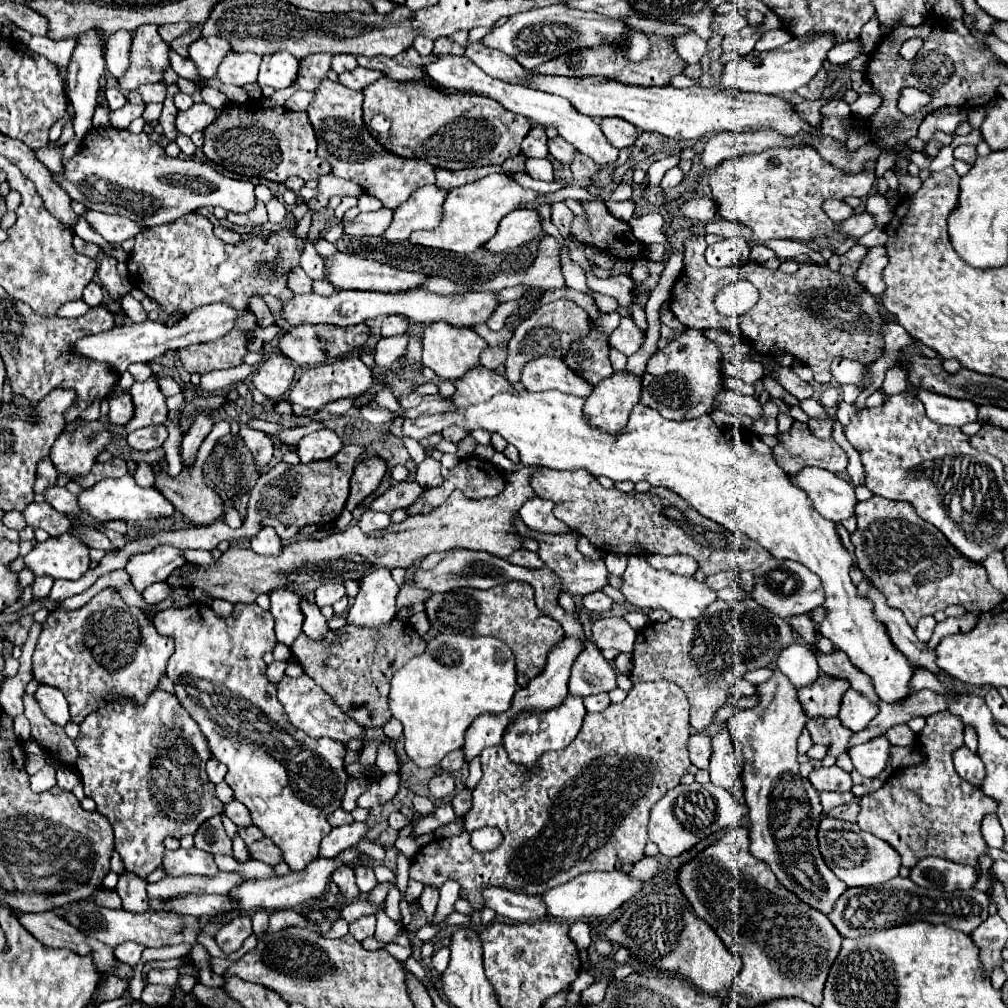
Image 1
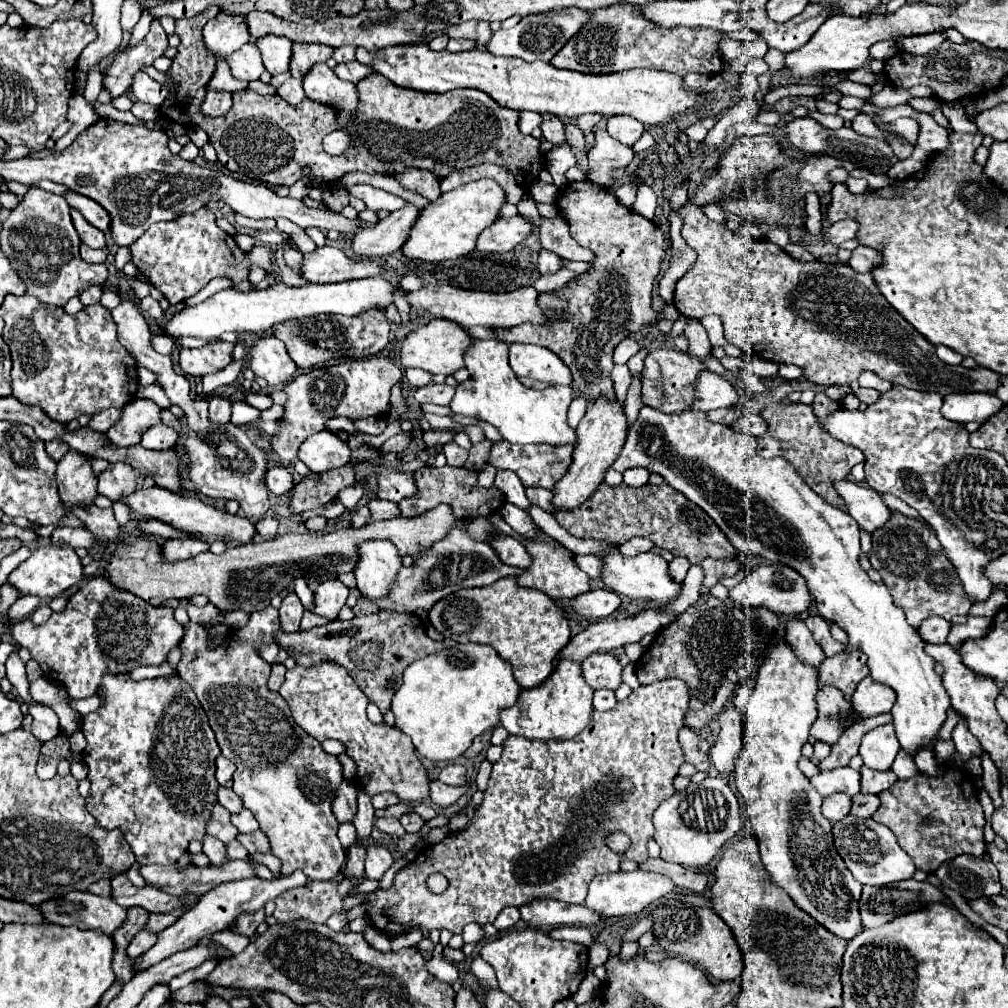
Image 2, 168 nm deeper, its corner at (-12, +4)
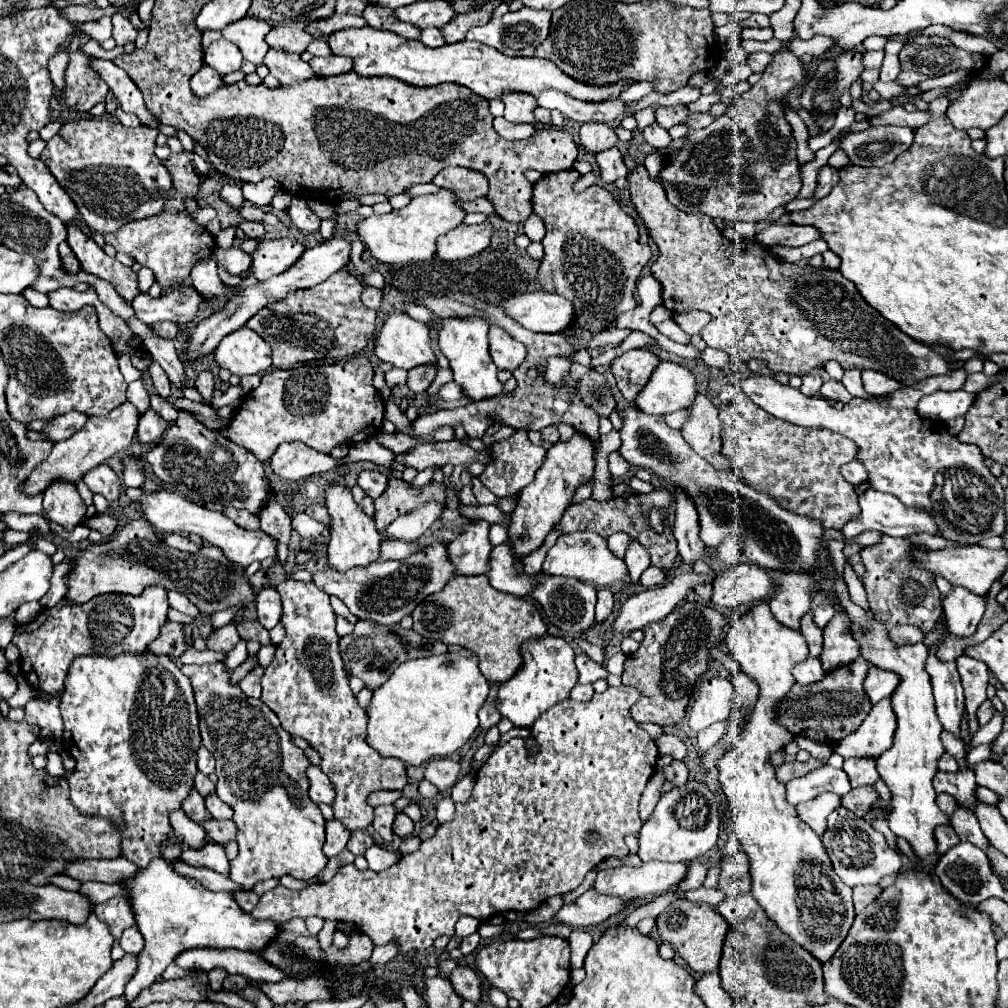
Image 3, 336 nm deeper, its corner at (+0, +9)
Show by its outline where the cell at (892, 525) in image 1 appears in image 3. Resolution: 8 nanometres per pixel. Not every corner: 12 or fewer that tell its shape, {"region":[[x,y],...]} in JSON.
{"region":[[908,538],[862,548],[872,612],[928,634],[942,614],[932,574]]}

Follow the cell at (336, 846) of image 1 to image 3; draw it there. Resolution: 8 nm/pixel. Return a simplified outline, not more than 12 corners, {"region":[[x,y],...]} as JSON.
{"region":[[390,806],[374,808],[374,830],[390,842],[392,822],[398,810]]}

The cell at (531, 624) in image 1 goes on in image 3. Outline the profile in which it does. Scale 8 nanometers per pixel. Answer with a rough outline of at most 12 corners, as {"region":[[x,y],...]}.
{"region":[[454,576],[414,608],[412,630],[474,650],[492,684],[548,634],[532,602]]}

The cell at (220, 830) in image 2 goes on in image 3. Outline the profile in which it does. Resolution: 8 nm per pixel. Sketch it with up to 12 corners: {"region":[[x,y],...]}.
{"region":[[196,792],[182,802],[182,810],[194,822],[212,818],[204,798]]}

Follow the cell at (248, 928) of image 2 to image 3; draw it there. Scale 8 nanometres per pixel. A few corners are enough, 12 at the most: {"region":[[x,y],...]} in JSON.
{"region":[[234,892],[244,912],[252,912],[258,902],[254,892]]}

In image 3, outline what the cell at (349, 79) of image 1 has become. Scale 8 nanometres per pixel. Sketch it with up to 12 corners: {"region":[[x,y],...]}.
{"region":[[346,56],[312,58],[316,76],[338,76],[354,64]]}

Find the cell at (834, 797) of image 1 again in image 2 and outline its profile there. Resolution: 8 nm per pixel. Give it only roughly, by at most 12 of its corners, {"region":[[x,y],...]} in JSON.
{"region":[[832,795],[822,803],[822,815],[836,823],[850,813],[850,795]]}

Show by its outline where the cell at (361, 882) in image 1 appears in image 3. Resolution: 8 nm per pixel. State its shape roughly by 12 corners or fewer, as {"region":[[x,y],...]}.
{"region":[[364,830],[352,832],[348,850],[354,856],[364,852],[374,844],[374,838]]}

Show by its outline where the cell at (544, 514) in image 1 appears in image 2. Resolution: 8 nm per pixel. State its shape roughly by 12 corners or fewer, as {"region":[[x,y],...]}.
{"region":[[526,487],[530,503],[552,513],[552,491]]}

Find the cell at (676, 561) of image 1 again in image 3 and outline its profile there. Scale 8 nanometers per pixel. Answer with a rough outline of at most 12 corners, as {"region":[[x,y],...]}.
{"region":[[650,566],[642,572],[640,584],[660,586],[668,578],[666,570]]}

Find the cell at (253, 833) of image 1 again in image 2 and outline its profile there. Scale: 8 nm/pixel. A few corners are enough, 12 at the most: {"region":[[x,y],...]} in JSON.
{"region":[[248,809],[232,813],[230,821],[240,833],[258,831]]}

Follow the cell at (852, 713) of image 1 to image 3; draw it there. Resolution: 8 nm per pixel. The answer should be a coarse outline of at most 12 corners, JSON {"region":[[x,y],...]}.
{"region":[[870,666],[864,690],[872,704],[898,686],[896,674]]}

